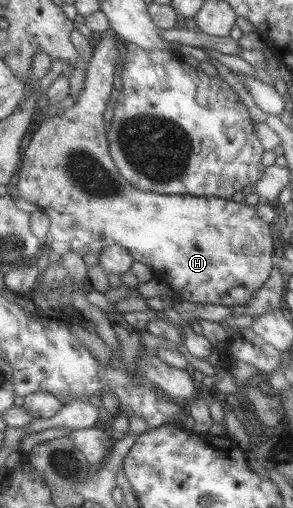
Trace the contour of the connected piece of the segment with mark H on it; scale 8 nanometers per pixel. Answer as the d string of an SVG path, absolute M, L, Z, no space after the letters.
M112 28L105 33L97 36L94 43L94 54L89 66L87 66L86 85L84 91L79 96L79 101L74 103L72 107L59 112L55 117L47 119L43 122L30 140L29 146L24 152L22 159L22 169L17 180L17 188L19 197L27 202L35 203L39 211L45 212L51 219L50 234L46 238L45 245L59 241L67 241L70 244L70 250L80 256L85 254L101 255L104 248L119 244L129 248L129 252L136 261L152 266L157 270L157 274L161 276L161 280L169 283L174 288L182 300L197 304L221 304L223 306L241 306L248 304L255 297L257 291L267 283L269 277L273 274L273 256L275 256L275 238L273 238L273 229L276 225L272 225L261 215L257 213L255 205L249 205L244 202L234 202L232 199L224 199L215 196L193 196L193 195L166 195L145 189L137 188L125 179L116 165L112 152L110 150L110 140L108 138L107 122L105 122L105 110L109 106L109 98L113 94L113 74L117 71L117 56L119 56L119 48L117 43L120 37Z

